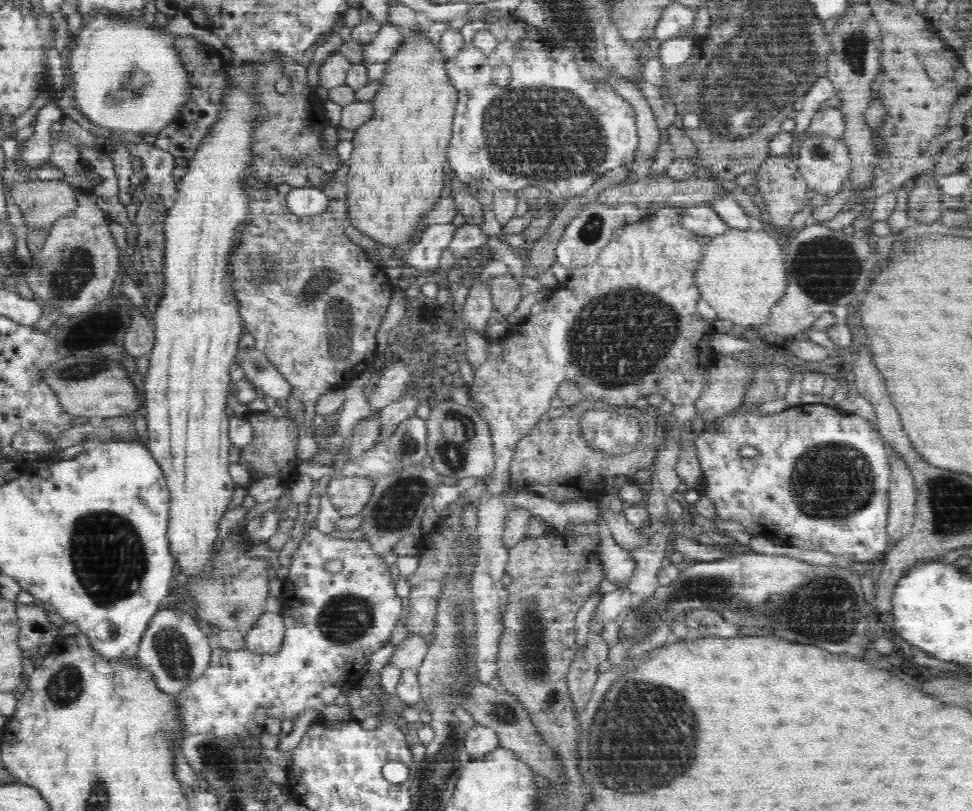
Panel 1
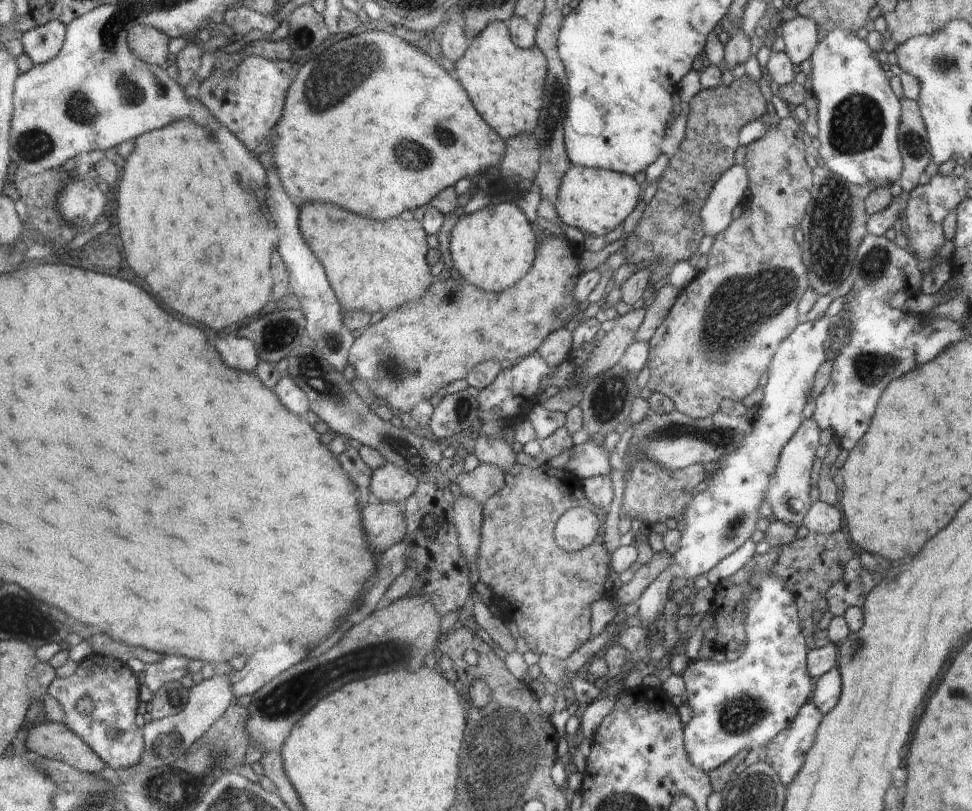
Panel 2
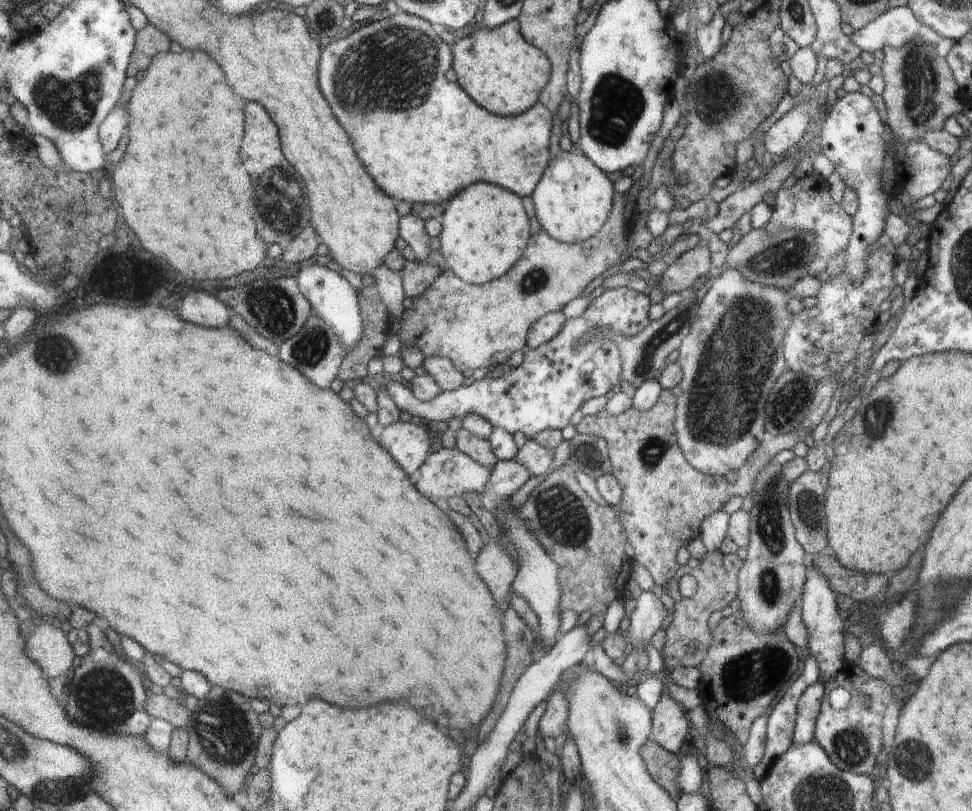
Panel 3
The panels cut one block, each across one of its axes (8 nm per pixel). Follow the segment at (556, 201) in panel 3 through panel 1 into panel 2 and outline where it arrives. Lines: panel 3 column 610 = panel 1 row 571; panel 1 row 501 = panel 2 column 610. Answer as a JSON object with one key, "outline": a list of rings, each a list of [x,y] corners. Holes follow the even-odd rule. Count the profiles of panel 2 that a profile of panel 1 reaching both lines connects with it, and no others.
{"outline":[[[572,165],[562,178],[557,202],[554,204],[563,227],[577,228],[584,236],[604,236],[622,224],[636,208],[642,188],[631,175],[593,167]]]}

